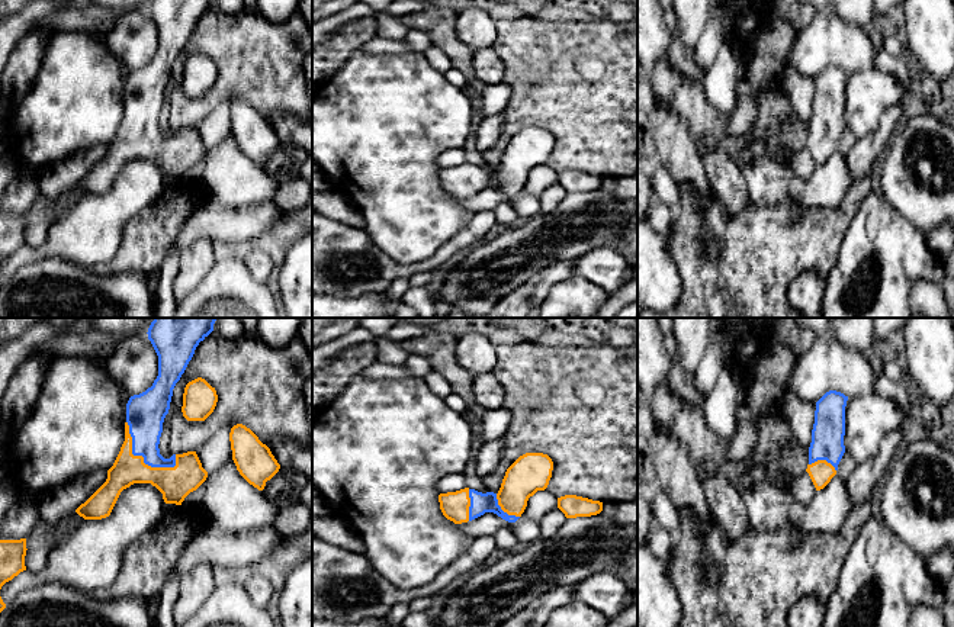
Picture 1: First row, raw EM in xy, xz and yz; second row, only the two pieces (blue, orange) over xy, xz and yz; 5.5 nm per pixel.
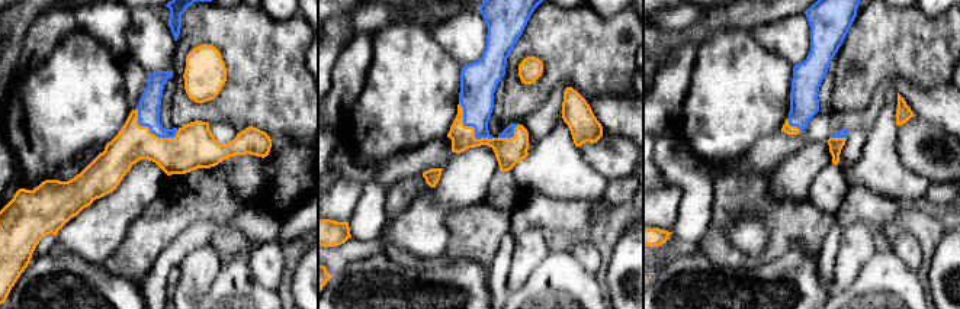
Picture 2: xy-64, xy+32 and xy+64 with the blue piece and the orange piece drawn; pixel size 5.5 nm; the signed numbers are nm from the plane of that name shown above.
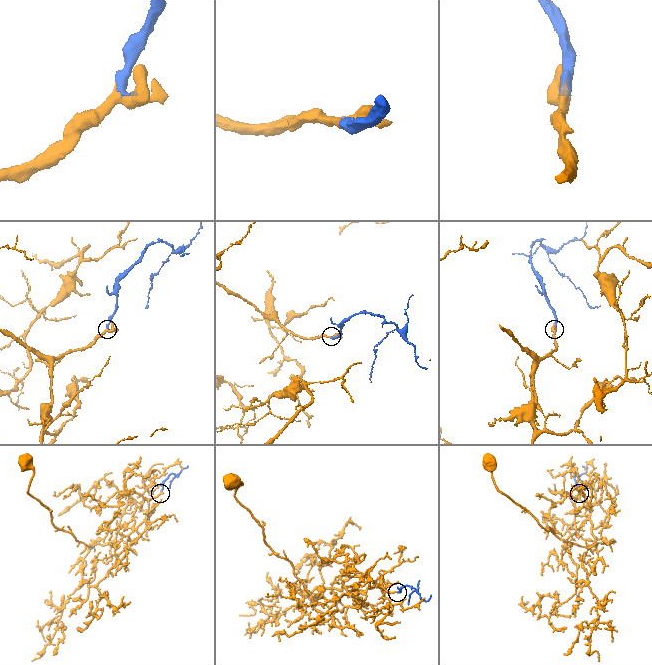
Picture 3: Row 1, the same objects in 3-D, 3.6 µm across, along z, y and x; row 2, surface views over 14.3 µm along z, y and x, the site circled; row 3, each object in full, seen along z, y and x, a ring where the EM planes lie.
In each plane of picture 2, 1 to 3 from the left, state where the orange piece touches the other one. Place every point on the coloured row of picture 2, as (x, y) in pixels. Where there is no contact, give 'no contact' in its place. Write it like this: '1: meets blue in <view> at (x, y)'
1: meets blue in xy-64 at (150, 131)
2: meets blue in xy+32 at (471, 125)
3: meets blue in xy+64 at (793, 125)

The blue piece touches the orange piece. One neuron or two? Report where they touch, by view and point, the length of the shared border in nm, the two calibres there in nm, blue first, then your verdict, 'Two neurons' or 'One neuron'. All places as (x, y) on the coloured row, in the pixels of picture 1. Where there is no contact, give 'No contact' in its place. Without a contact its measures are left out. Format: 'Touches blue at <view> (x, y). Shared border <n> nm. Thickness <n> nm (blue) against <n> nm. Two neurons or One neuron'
Touches blue at xy (140, 455). Shared border 380 nm. Thickness 220 nm (blue) against 180 nm. One neuron

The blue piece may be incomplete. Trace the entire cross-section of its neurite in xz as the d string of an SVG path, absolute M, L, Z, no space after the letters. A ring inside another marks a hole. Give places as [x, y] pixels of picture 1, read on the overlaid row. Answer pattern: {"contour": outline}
{"contour": "M526 453L507 469L497 493L482 493L469 488L440 493L440 509L454 524L472 521L485 512L515 522L524 512L529 498L547 488L552 470L553 462L547 454Z"}

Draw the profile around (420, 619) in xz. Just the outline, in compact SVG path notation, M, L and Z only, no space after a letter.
M425 611L409 612L402 624L402 627L439 627L437 620L431 618Z

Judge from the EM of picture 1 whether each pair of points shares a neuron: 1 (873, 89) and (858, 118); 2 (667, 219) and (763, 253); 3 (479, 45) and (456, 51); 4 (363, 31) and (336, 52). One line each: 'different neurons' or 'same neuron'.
1: same neuron
2: different neurons
3: different neurons
4: same neuron

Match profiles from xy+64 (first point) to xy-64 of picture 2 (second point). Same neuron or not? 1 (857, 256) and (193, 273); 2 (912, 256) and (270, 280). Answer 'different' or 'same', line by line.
1: same
2: same

